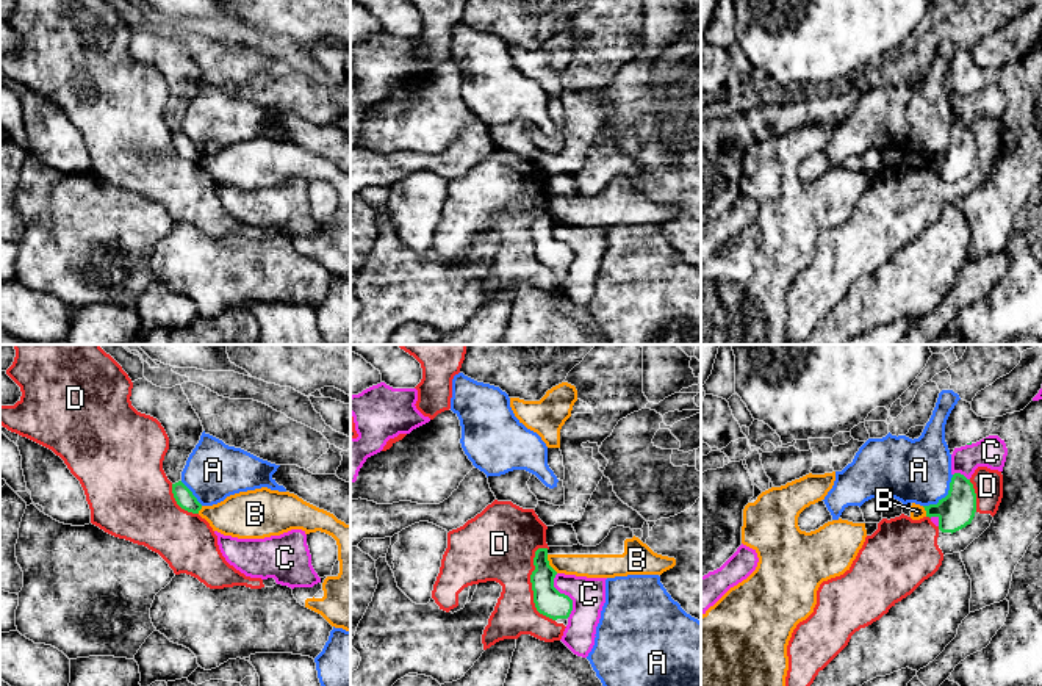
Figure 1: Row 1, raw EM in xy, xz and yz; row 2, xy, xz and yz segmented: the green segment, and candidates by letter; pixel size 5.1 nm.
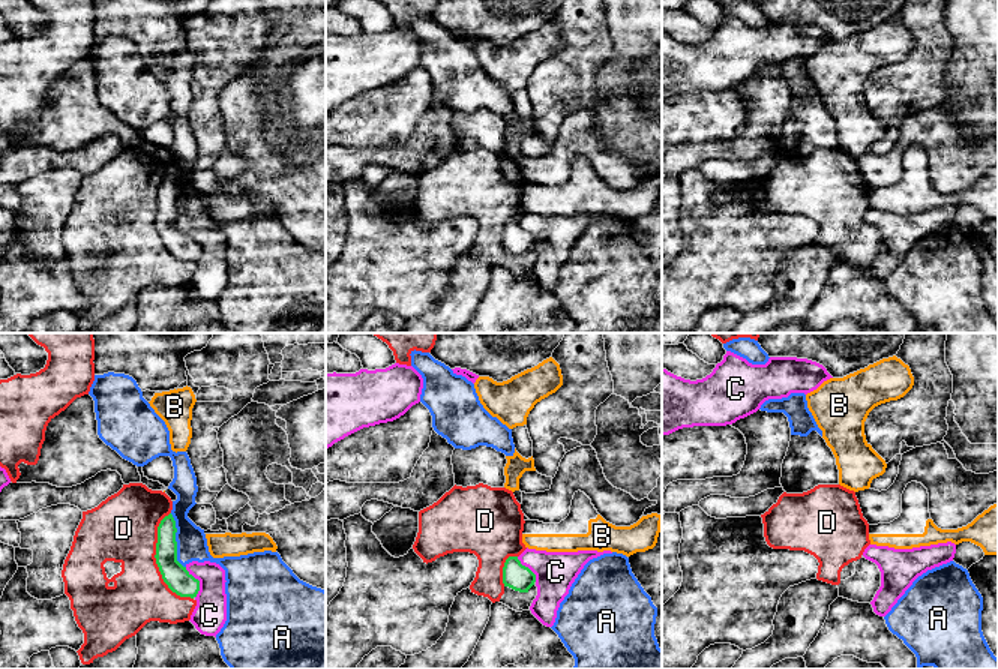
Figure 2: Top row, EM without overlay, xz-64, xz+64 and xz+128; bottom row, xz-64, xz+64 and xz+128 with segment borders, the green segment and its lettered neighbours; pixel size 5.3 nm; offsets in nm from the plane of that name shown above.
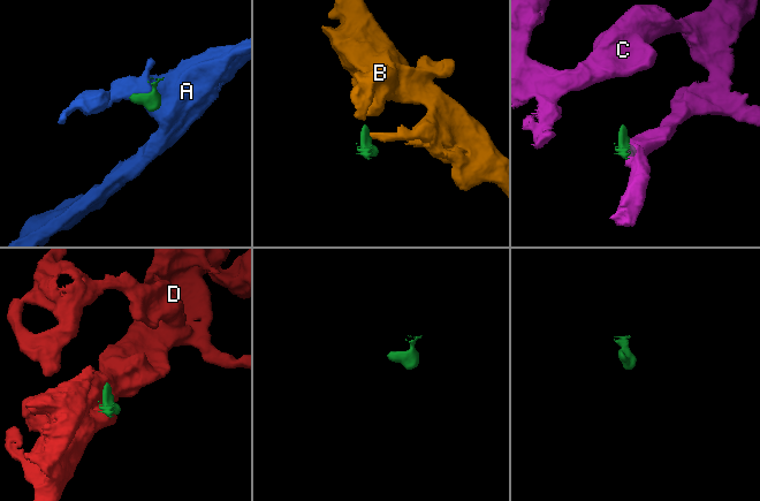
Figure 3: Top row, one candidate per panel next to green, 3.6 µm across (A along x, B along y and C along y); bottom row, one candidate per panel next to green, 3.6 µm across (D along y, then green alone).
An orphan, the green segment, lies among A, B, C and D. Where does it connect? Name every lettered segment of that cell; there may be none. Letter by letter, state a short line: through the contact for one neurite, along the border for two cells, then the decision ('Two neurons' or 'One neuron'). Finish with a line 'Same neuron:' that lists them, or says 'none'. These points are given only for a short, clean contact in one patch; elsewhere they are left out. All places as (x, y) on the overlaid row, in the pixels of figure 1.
A: Line: yz (953, 475), (948, 492), (936, 503), (923, 506). Two neurons
B: Line: xz (546, 555), (548, 563), (557, 572). Two neurons
C: Two neurons
D: Two neurons
Same neuron: none

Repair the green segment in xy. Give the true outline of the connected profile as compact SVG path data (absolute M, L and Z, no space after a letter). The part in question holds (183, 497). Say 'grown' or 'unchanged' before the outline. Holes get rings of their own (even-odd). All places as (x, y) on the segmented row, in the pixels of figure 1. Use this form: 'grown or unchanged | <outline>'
unchanged | M181 481L172 484L172 493L177 504L181 509L192 514L199 514L199 511L202 509L202 504L197 501L192 492Z

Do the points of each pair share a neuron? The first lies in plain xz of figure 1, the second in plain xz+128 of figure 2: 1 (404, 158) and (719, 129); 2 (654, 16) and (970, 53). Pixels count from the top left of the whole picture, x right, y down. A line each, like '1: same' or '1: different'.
1: different
2: same

